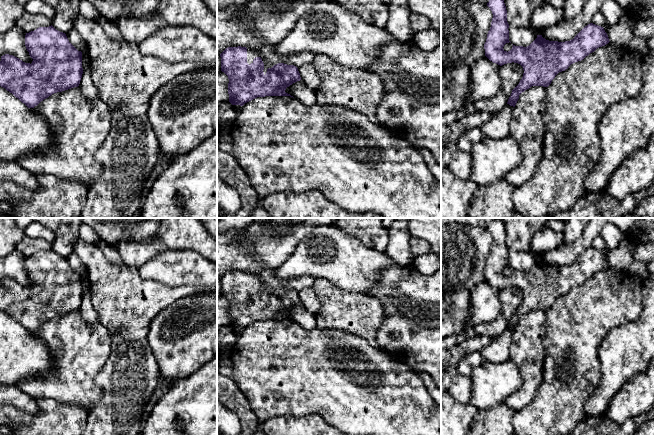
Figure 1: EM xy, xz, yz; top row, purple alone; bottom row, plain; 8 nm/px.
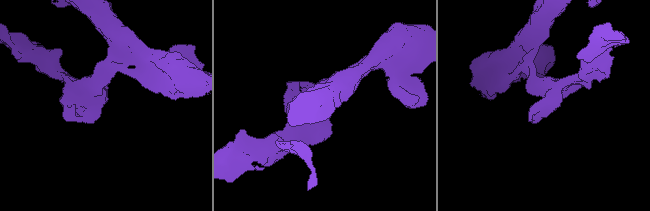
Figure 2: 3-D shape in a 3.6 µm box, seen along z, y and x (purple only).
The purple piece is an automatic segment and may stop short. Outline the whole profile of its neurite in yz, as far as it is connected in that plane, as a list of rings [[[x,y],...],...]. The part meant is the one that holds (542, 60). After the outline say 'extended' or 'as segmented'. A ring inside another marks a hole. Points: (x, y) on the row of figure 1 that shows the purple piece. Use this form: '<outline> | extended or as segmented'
[[[489,0],[487,6],[493,18],[484,44],[485,56],[500,66],[518,63],[524,70],[522,79],[512,90],[507,102],[513,107],[522,92],[532,86],[548,87],[559,72],[610,42],[603,27],[590,23],[570,41],[549,41],[537,35],[529,46],[513,45],[507,52],[503,49],[510,42],[504,0]]] | as segmented

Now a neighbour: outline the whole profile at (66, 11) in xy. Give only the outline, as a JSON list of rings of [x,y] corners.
[[[41,0],[54,8],[55,14],[52,26],[65,34],[73,29],[73,23],[79,14],[79,4],[82,0]]]

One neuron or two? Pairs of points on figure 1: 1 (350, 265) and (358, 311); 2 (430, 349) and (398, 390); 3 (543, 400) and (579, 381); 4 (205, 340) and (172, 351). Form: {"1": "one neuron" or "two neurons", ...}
{"1": "two neurons", "2": "two neurons", "3": "one neuron", "4": "one neuron"}

